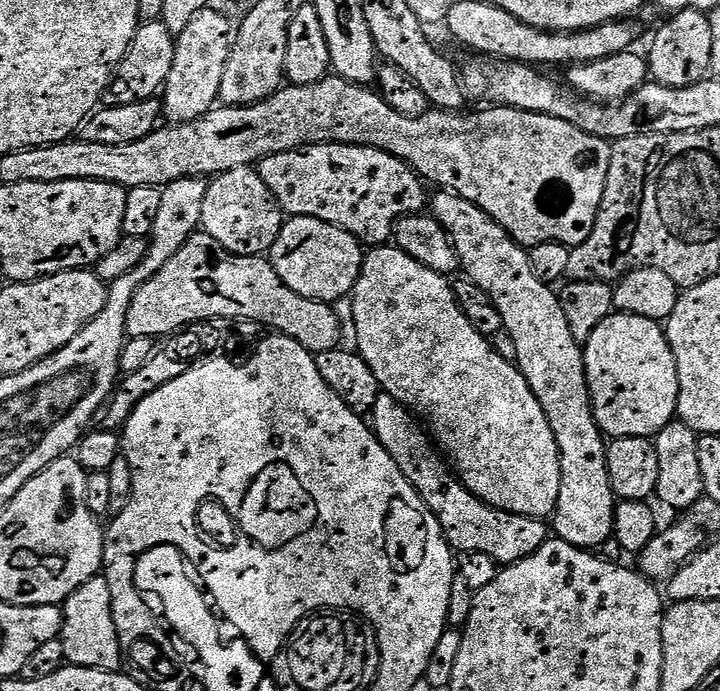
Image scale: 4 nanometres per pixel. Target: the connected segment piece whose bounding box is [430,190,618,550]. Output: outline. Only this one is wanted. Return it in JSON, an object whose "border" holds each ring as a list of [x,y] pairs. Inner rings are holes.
{"border":[[[440,190],[431,197],[430,212],[451,238],[463,275],[482,286],[482,290],[490,294],[490,302],[498,306],[504,332],[512,339],[512,348],[516,351],[514,363],[526,378],[534,398],[538,398],[550,422],[550,430],[554,430],[562,474],[556,510],[550,520],[555,535],[570,542],[570,546],[600,550],[607,540],[613,539],[618,497],[610,486],[606,437],[592,413],[584,350],[574,334],[570,334],[570,322],[566,322],[559,295],[553,285],[544,284],[542,278],[534,274],[524,245],[498,226],[486,210],[474,206],[474,202]]]}

